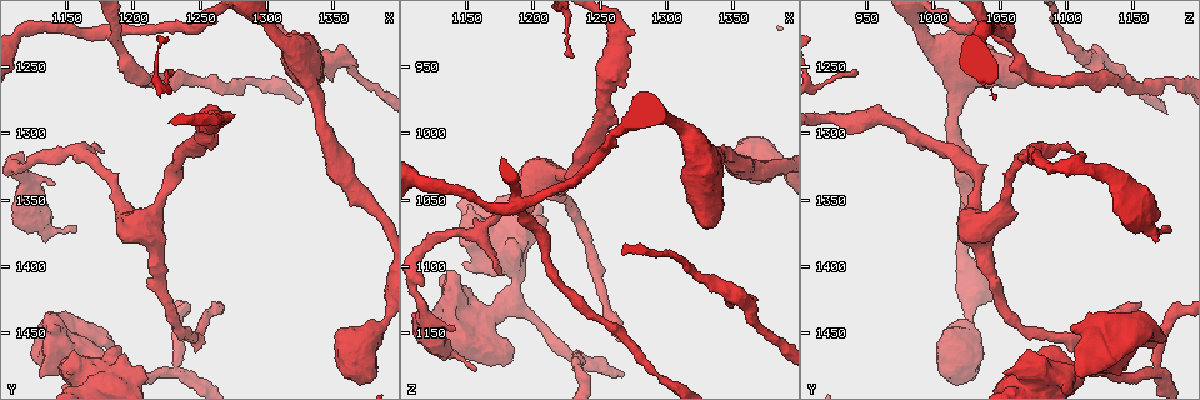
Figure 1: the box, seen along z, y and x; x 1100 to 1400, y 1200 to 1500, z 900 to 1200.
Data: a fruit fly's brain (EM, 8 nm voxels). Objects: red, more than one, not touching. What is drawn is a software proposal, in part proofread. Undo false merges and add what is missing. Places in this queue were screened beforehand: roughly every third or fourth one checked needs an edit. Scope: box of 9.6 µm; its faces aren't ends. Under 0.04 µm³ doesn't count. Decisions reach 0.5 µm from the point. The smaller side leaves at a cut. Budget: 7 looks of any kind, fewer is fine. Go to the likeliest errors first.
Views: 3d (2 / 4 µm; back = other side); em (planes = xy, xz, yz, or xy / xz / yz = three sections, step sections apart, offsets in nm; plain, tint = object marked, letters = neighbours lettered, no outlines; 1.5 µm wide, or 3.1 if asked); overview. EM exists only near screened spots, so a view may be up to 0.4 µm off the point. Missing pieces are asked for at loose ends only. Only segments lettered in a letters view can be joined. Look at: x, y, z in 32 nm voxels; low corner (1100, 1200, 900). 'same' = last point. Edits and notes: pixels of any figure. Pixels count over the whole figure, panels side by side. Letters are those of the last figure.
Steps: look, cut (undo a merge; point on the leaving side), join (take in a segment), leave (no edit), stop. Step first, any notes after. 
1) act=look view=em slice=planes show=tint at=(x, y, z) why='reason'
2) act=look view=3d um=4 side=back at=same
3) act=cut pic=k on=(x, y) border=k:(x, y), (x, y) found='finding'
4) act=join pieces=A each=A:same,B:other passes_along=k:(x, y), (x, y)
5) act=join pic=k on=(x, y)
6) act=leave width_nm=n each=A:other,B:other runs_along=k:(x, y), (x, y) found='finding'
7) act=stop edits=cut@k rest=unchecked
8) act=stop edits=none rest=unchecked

act=look view=3d um=2 at=(1188, 1226, 1054) why='four or more arms meet'

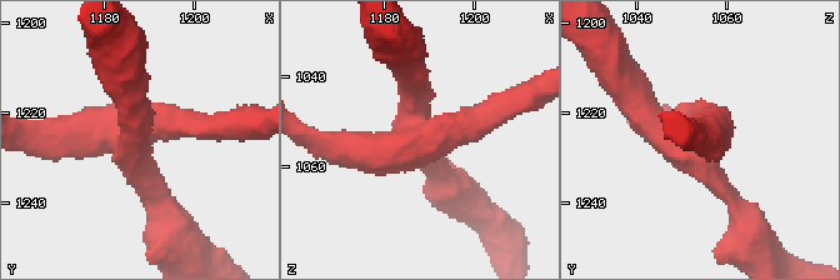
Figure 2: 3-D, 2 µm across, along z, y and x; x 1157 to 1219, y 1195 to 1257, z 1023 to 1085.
act=look view=em slice=planes show=letters at=(1188, 1224, 1054) arms=4

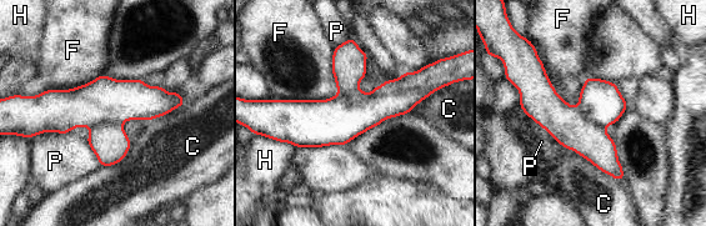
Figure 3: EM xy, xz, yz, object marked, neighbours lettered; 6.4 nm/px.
act=cut pic=3 on=(110, 144) width_nm=300 each=C:other,F:other,H:other,P:other border=3:(121, 124), (95, 124), (90, 129) found='two cells meet here'

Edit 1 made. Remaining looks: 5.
act=look view=em slice=planes show=letters at=(1228, 1478, 1166) why='arms part here'

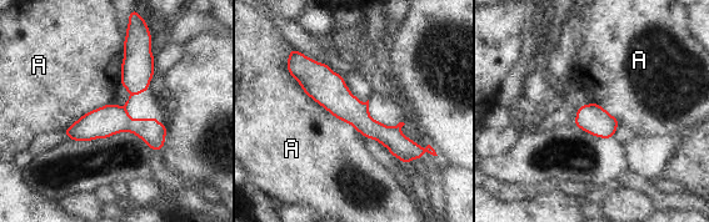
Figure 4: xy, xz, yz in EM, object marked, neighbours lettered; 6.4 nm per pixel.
act=cut pic=4 on=(135, 81) each=A:other part_leaving=4:(133, 39), (125, 111), (159, 146) found='two cells meet here'

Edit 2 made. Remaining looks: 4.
act=look view=em slice=planes show=letters at=(1158, 1370, 1178)

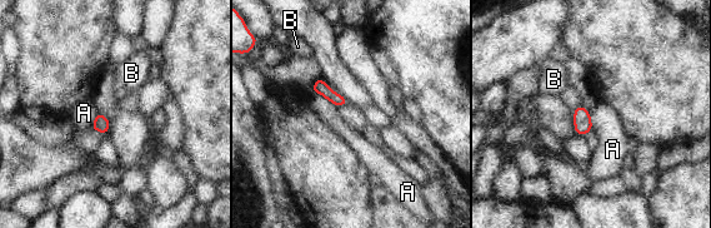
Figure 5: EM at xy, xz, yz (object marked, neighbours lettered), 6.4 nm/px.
act=leave each=A:other,B:other border=5:(314, 92), (326, 98), (335, 107) found='no lettered segment goes on from it'

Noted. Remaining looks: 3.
act=stop edits=cut@3,cut@4 rest=unchecked

